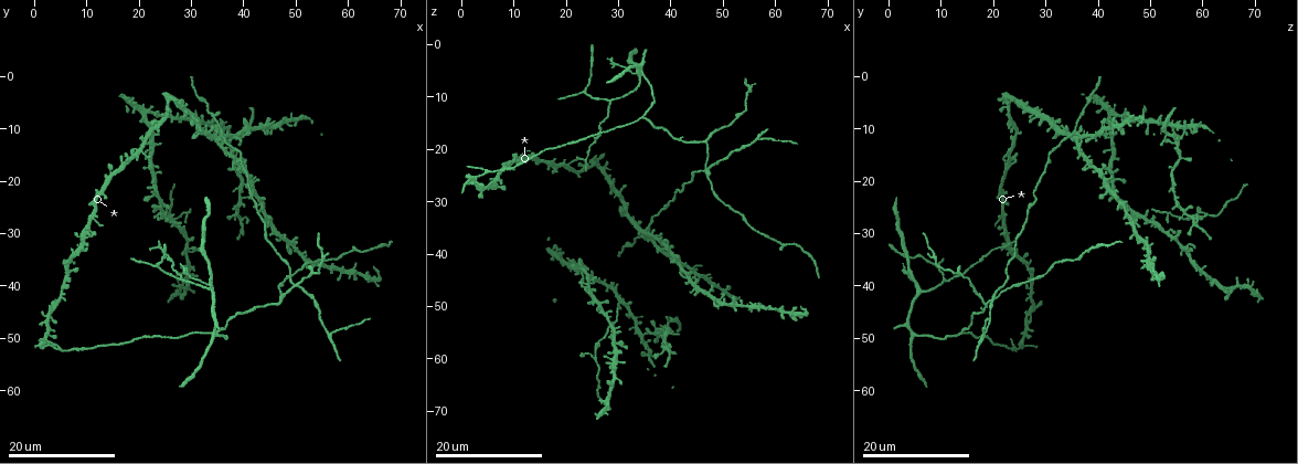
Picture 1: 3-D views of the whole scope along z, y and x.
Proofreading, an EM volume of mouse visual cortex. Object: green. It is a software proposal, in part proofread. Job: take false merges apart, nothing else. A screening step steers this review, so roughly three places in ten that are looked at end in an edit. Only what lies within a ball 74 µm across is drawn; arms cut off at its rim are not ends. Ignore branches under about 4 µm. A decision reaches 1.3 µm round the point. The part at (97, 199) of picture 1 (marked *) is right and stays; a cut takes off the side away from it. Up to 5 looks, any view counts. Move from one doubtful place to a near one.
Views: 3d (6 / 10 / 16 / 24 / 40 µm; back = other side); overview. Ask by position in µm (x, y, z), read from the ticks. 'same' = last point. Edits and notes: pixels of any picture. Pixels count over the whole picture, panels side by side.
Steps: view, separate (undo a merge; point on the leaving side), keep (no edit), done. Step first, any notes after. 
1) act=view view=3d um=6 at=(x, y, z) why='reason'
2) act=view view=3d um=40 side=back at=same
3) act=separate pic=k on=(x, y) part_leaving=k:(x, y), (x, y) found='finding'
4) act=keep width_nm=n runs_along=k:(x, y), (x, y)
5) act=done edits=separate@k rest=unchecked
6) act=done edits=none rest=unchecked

act=view view=3d um=24 at=(28.5, 39.0, 11.0) why='three arms meet'

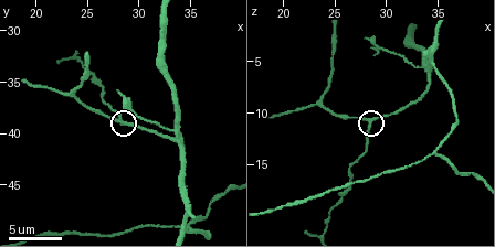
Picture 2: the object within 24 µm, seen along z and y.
act=view view=3d um=10 at=(28.4, 39.0, 10.8) why='closer look'

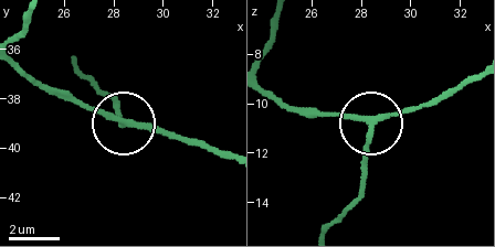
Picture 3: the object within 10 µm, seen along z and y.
act=keep side_arm_um=18 arms=3 found='all the same neuron'

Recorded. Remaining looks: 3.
act=view view=3d um=6 at=(35.0, 48.8, 14.0) why='three-way junction'

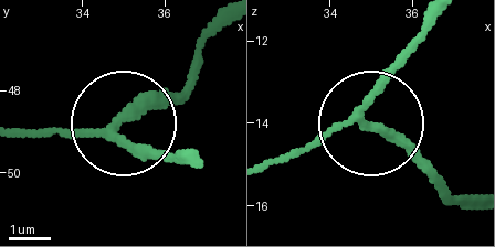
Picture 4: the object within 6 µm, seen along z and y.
act=keep arms=3 runs_along=4:(269, 165), (364, 126), (395, 63), (433, 24) found='all the same neuron'

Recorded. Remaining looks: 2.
act=view view=3d um=16 at=(57.0, 49.5, 18.0) why='three arms meet'

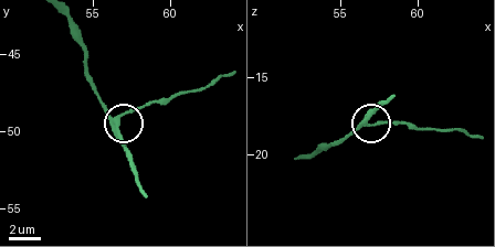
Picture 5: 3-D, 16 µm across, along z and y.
act=view view=3d um=10 at=same

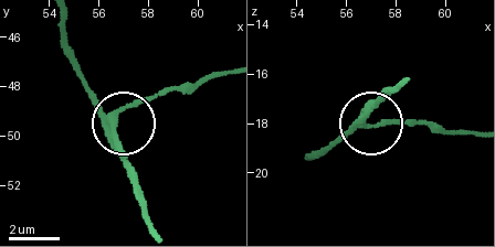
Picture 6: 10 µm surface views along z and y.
act=separate pic=6 on=(137, 104) width_nm=220 part_leaving=6:(113, 131), (119, 115), (132, 106), (227, 74) found='two neurons meet here'

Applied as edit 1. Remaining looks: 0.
act=done edits=separate@6 rest=unchecked

